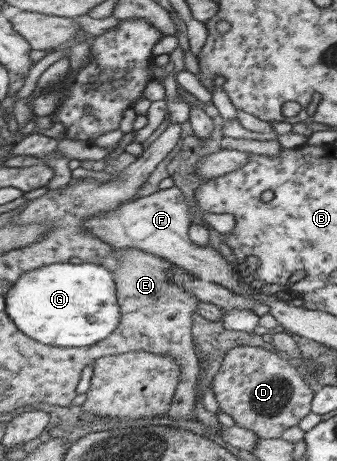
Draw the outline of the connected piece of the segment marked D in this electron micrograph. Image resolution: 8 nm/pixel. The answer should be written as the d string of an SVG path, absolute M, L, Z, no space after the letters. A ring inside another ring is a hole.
M240 345L227 354L215 379L213 392L222 412L231 416L235 424L250 430L260 439L280 439L284 431L296 426L296 423L311 411L310 383L276 353L265 347Z

